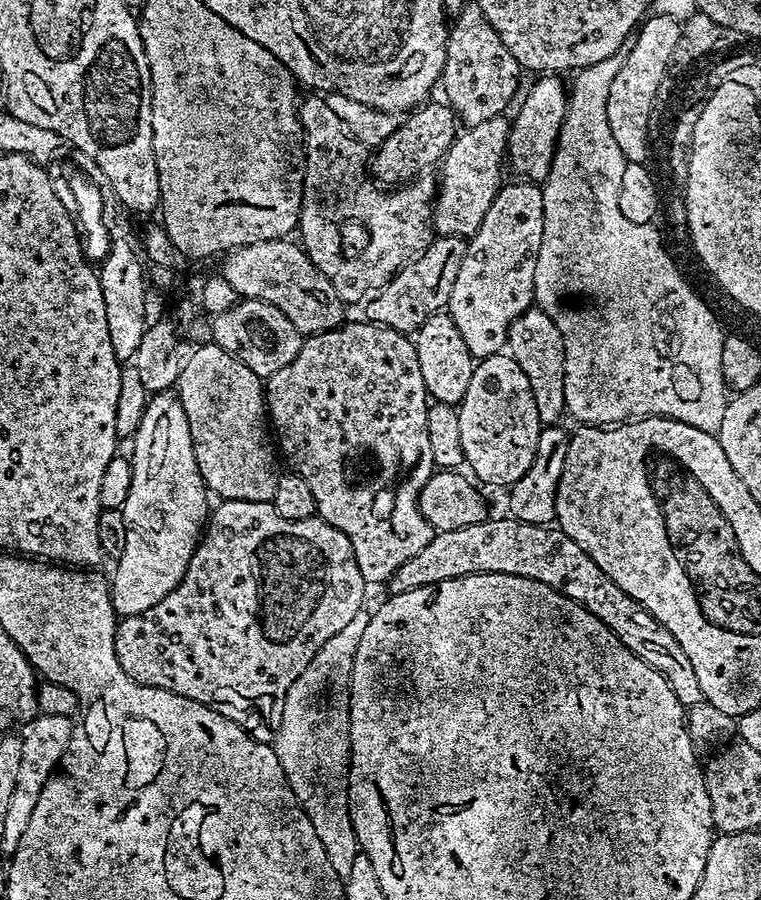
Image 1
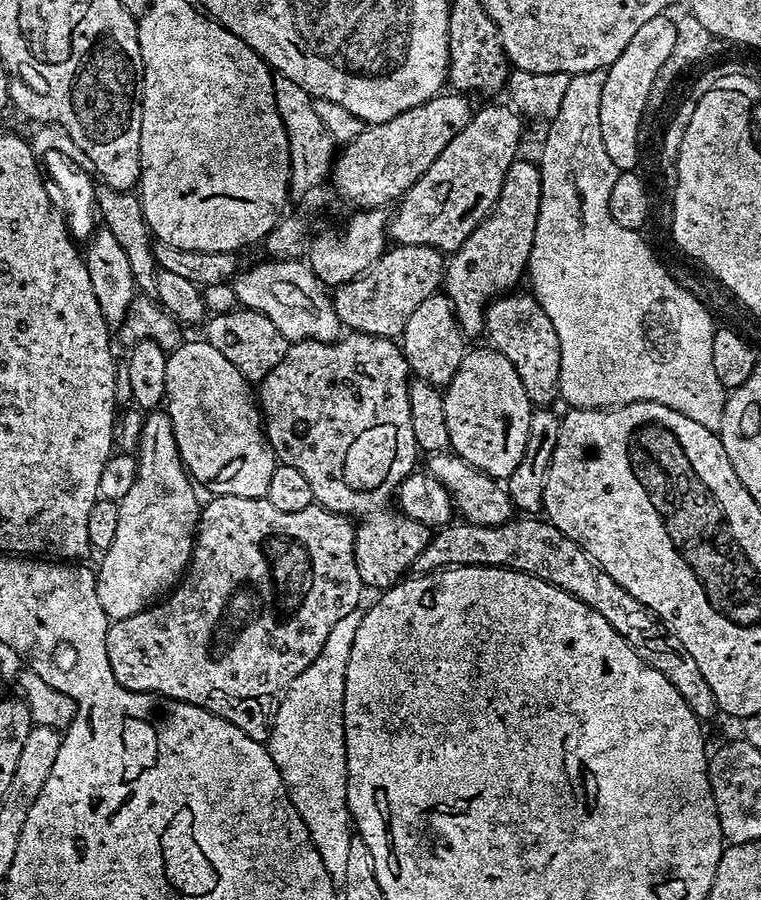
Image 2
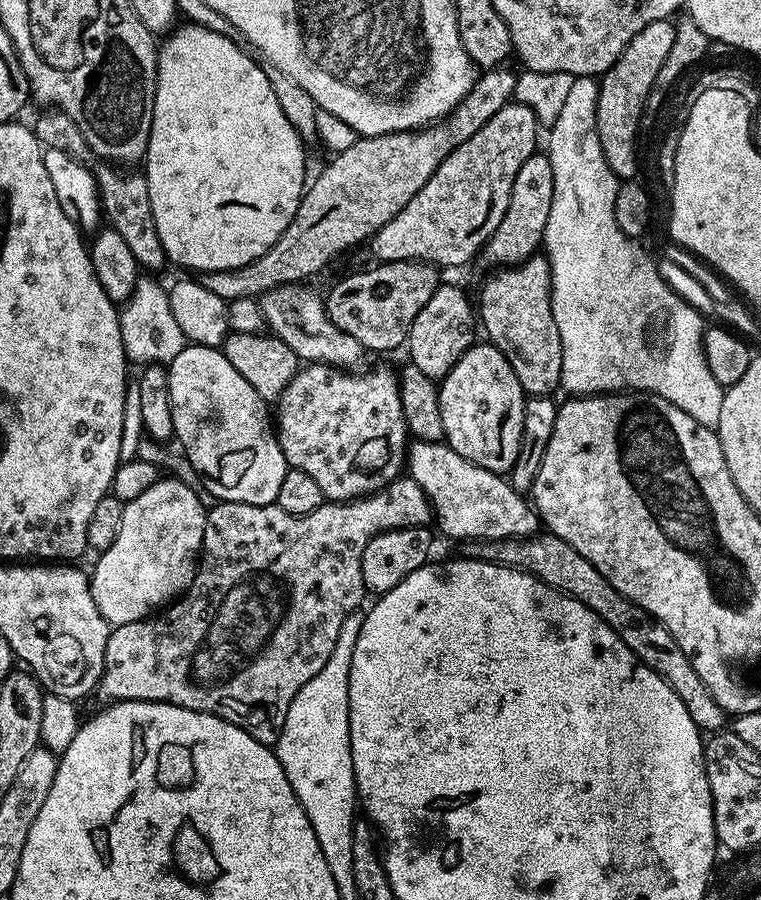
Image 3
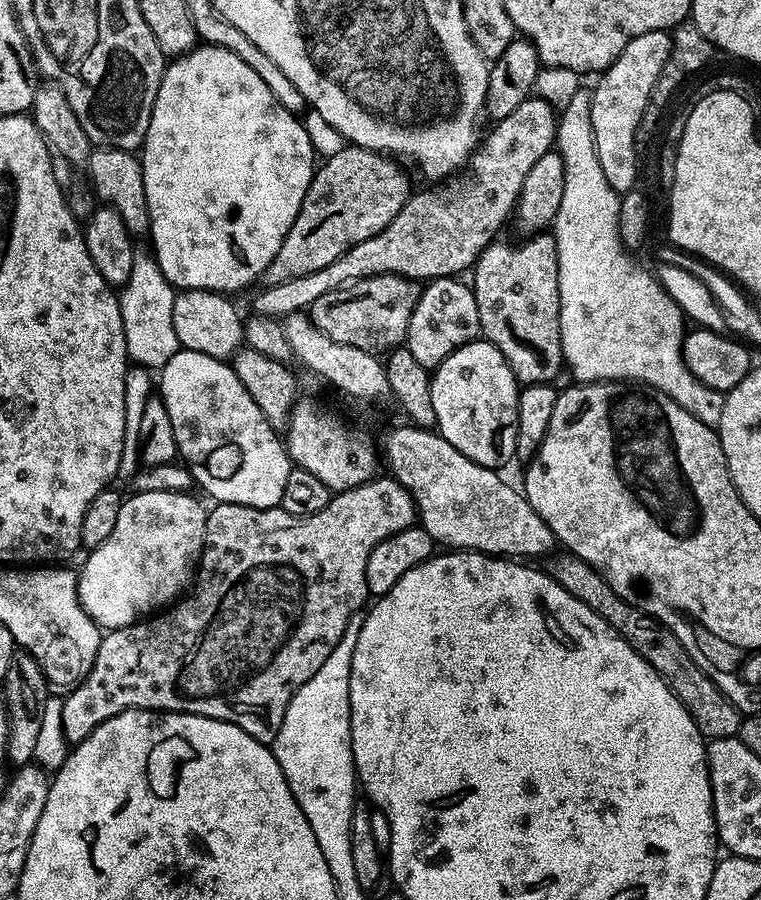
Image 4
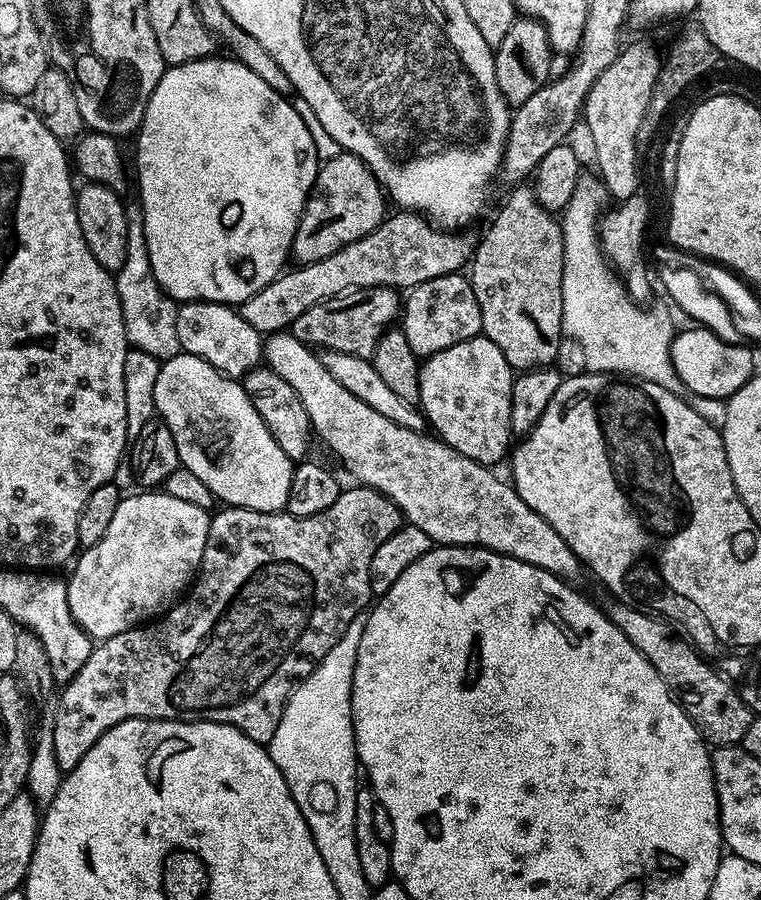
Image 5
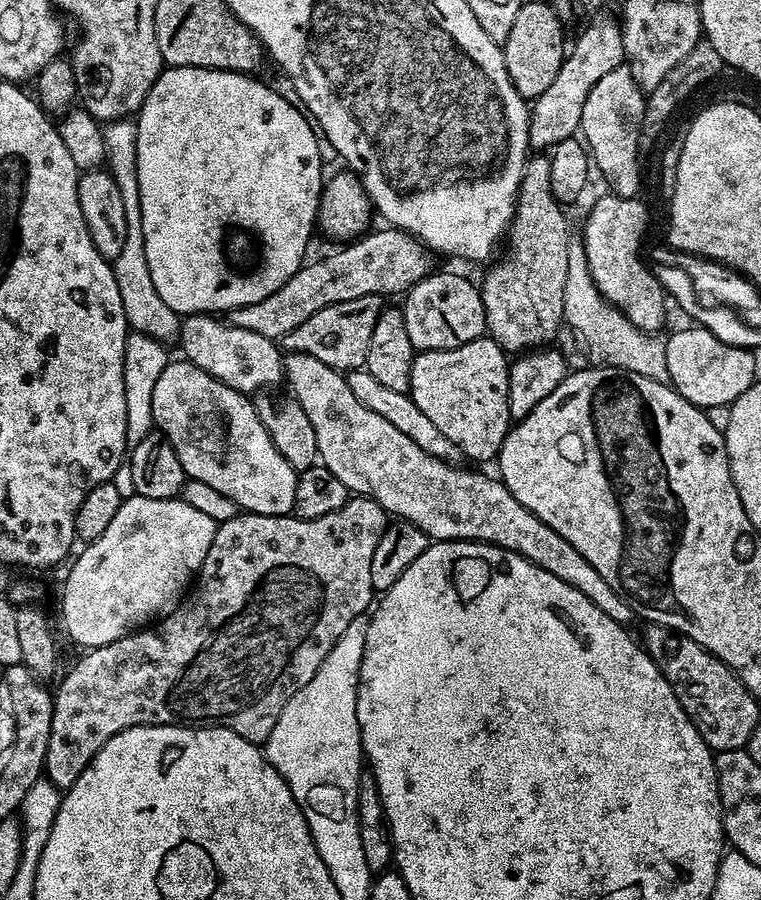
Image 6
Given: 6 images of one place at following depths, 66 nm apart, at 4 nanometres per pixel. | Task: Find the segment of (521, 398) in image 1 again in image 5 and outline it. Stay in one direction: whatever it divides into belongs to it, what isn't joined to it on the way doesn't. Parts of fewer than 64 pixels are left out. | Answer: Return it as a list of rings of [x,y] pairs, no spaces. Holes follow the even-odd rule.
[[[481,334],[436,352],[421,363],[418,404],[431,431],[445,444],[474,462],[496,466],[514,444],[510,426],[513,379],[514,370],[502,358],[502,350]]]

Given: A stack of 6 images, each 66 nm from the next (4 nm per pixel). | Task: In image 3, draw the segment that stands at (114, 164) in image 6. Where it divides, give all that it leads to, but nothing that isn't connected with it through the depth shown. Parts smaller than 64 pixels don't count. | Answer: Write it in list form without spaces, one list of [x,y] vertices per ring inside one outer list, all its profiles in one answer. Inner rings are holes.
[[[141,275],[135,282],[131,297],[123,303],[120,310],[120,329],[125,356],[138,364],[157,364],[166,366],[187,347],[188,341],[182,328],[174,317],[171,297],[149,275]]]

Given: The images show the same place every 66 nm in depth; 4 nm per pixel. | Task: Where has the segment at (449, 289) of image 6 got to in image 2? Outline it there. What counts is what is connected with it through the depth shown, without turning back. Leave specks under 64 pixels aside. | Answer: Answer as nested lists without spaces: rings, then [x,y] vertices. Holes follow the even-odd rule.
[[[447,294],[431,296],[410,316],[404,327],[402,347],[411,375],[427,384],[447,386],[459,371],[466,355],[466,337],[456,321],[452,299]]]

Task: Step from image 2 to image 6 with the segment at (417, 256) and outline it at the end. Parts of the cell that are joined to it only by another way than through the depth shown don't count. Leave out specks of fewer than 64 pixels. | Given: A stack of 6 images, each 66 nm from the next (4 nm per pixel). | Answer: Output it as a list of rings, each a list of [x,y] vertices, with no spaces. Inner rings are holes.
[[[379,296],[350,298],[350,302],[334,302],[306,318],[302,326],[294,326],[286,334],[282,344],[288,352],[310,354],[318,362],[337,368],[339,372],[349,373],[363,369],[366,365],[366,354],[370,346],[370,334],[374,334],[374,322],[378,322],[382,311],[382,300]]]

